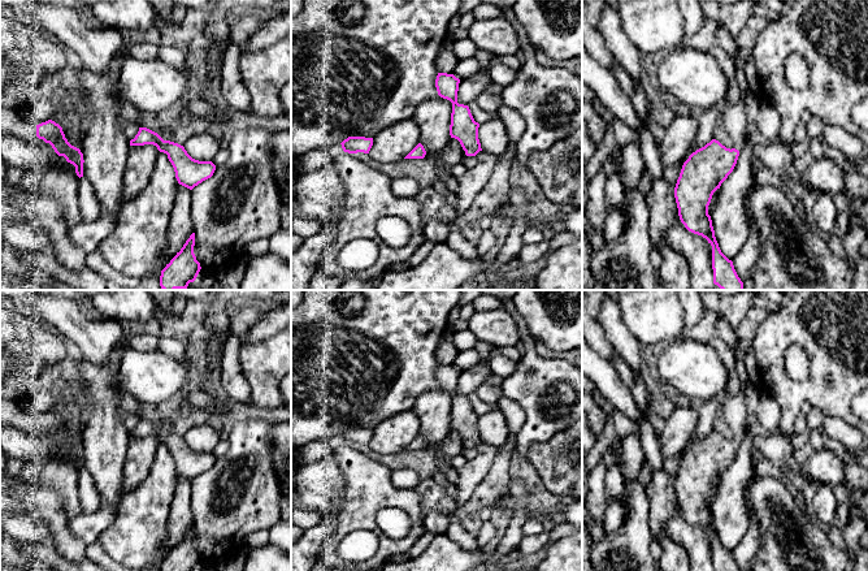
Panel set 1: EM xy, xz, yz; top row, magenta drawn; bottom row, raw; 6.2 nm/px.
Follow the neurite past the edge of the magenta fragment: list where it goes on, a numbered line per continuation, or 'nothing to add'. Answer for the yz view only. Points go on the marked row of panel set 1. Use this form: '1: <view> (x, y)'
1: yz (734, 119)

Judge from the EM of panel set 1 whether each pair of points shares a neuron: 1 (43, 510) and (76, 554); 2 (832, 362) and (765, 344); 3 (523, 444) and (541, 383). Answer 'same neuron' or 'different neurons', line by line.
1: same neuron
2: same neuron
3: same neuron

